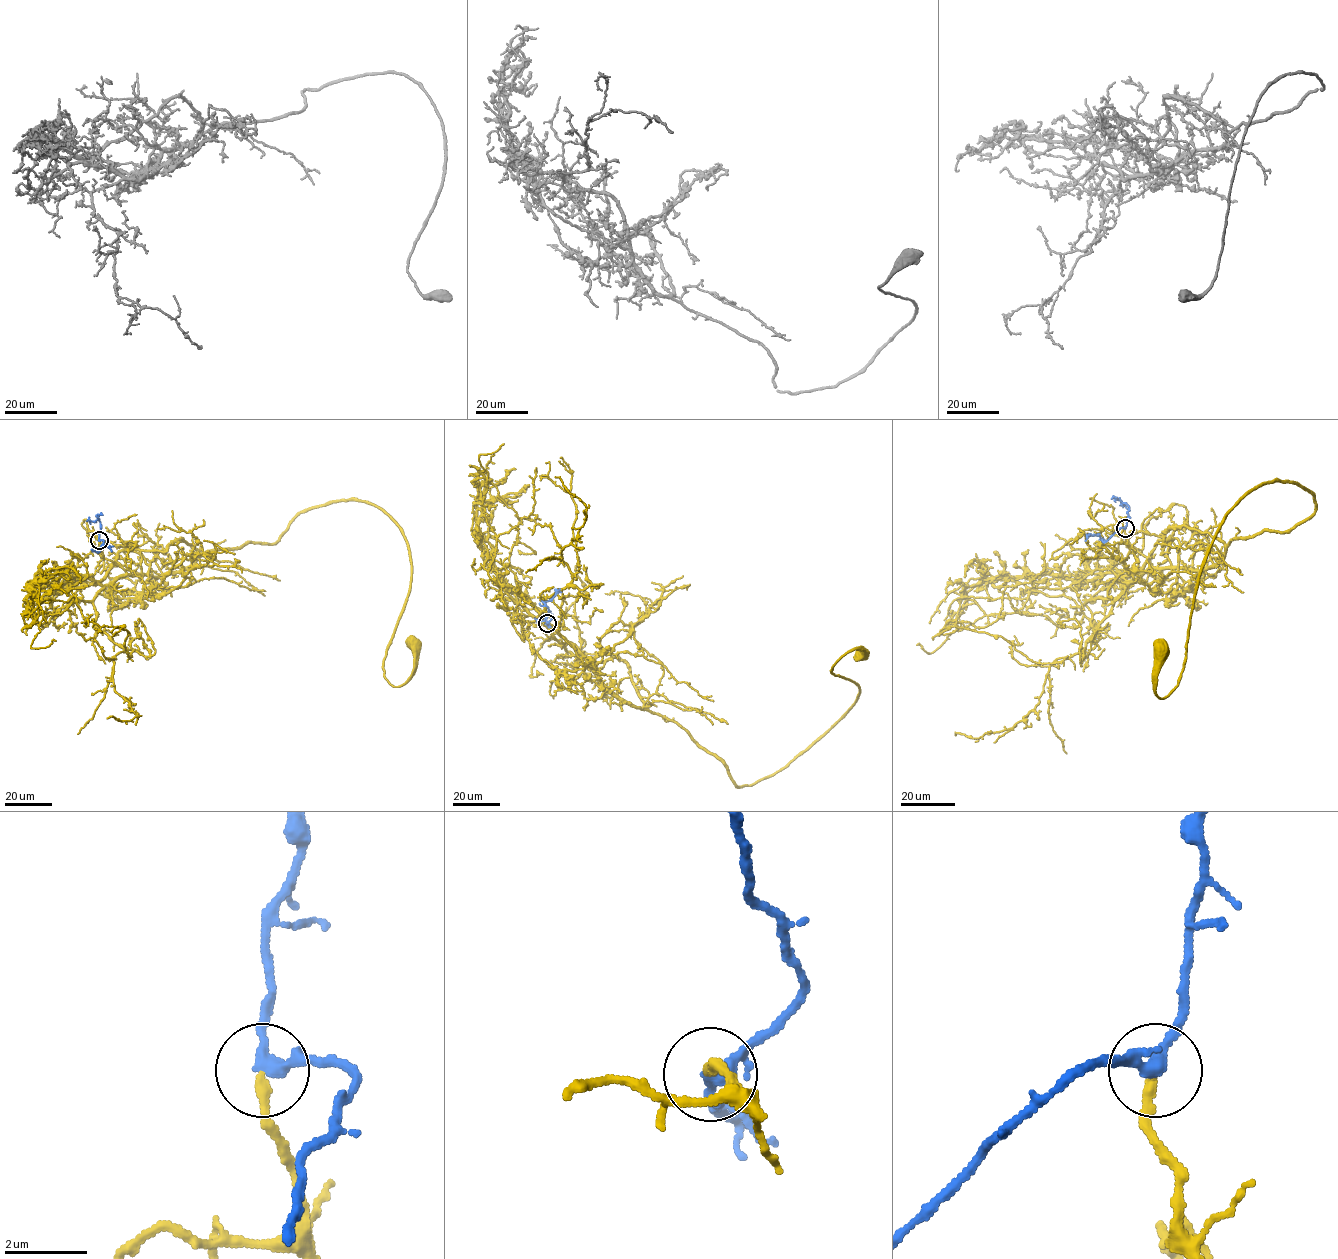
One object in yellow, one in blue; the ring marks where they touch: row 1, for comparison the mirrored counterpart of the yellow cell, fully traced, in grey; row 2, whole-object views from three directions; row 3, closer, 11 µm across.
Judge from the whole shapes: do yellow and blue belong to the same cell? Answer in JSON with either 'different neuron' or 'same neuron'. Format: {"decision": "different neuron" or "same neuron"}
{"decision": "same neuron"}

